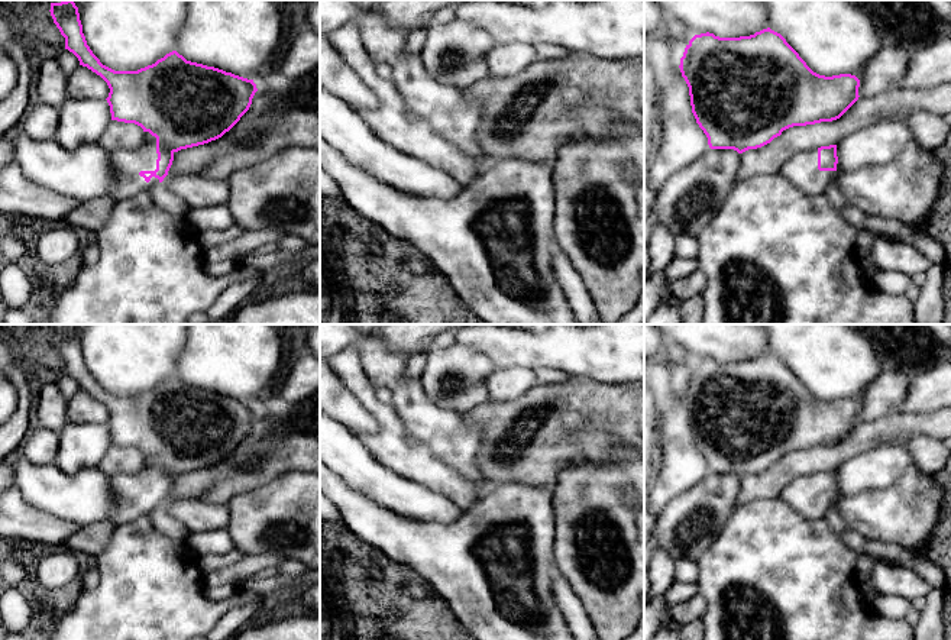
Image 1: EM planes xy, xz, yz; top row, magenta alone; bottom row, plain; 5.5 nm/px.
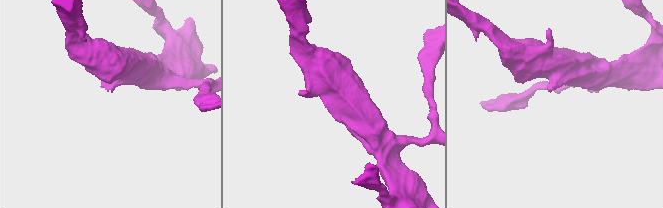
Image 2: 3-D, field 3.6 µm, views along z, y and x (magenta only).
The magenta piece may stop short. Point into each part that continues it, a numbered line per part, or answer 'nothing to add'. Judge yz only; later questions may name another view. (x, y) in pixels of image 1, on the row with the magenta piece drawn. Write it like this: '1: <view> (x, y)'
1: yz (802, 171)

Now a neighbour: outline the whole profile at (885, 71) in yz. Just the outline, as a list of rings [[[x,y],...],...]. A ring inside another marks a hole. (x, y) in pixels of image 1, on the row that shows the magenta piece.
[[[883,46],[860,71],[858,96],[873,97],[899,88],[909,70],[910,51],[903,46]]]

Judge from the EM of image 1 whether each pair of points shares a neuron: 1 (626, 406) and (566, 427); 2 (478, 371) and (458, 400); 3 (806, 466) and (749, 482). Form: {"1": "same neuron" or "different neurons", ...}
{"1": "same neuron", "2": "same neuron", "3": "same neuron"}

